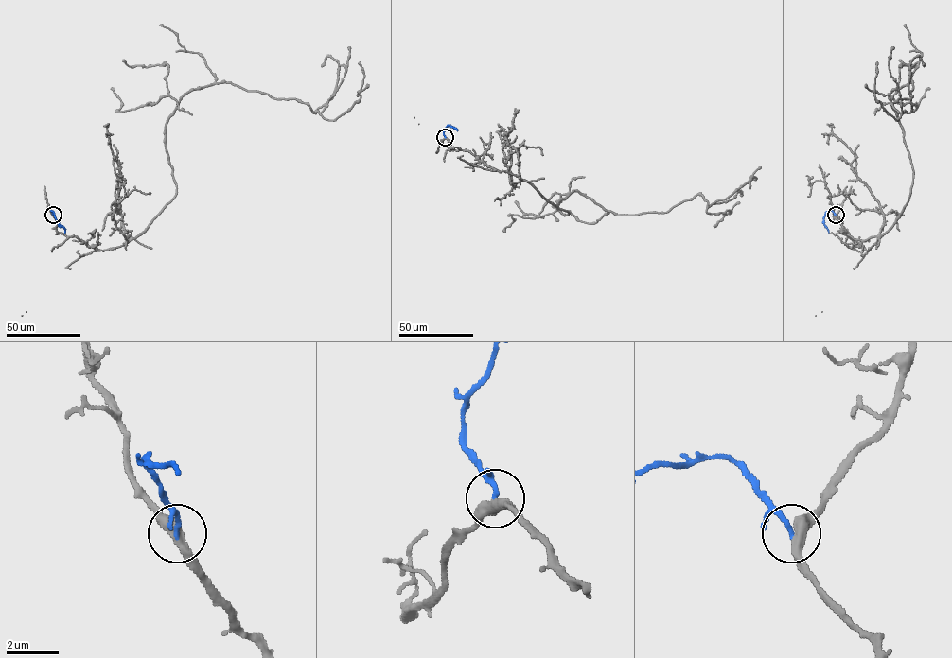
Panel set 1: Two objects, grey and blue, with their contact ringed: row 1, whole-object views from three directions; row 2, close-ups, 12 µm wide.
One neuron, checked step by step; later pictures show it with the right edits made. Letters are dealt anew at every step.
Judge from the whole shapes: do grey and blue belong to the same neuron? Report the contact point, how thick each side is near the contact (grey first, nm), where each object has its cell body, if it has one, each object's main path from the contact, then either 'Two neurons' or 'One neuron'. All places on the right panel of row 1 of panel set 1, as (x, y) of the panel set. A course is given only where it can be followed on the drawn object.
Place: (836, 215). Thickness 400 nm (grey) against 180 nm. Soma of grey: none. Soma of blue: none. Course of grey: (836, 215), (869, 250), (910, 194), (889, 95), (912, 82), (896, 120), (875, 98), (877, 61). Course of blue: (836, 215), (832, 211), (825, 215), (823, 224), (829, 232). One neuron

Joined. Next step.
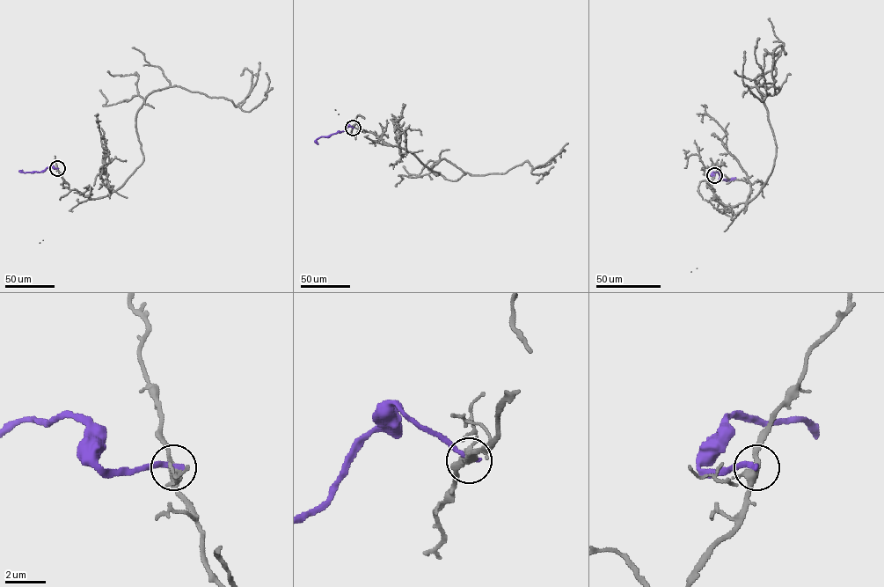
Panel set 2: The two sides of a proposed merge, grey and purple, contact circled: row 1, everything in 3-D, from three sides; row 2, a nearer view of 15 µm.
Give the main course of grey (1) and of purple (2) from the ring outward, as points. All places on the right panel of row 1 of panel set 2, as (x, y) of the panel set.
1: (714, 175), (737, 215), (774, 166), (755, 79), (776, 69), (762, 101), (743, 83), (745, 51)
2: (714, 175), (712, 173), (718, 172), (719, 179), (726, 180), (735, 178)

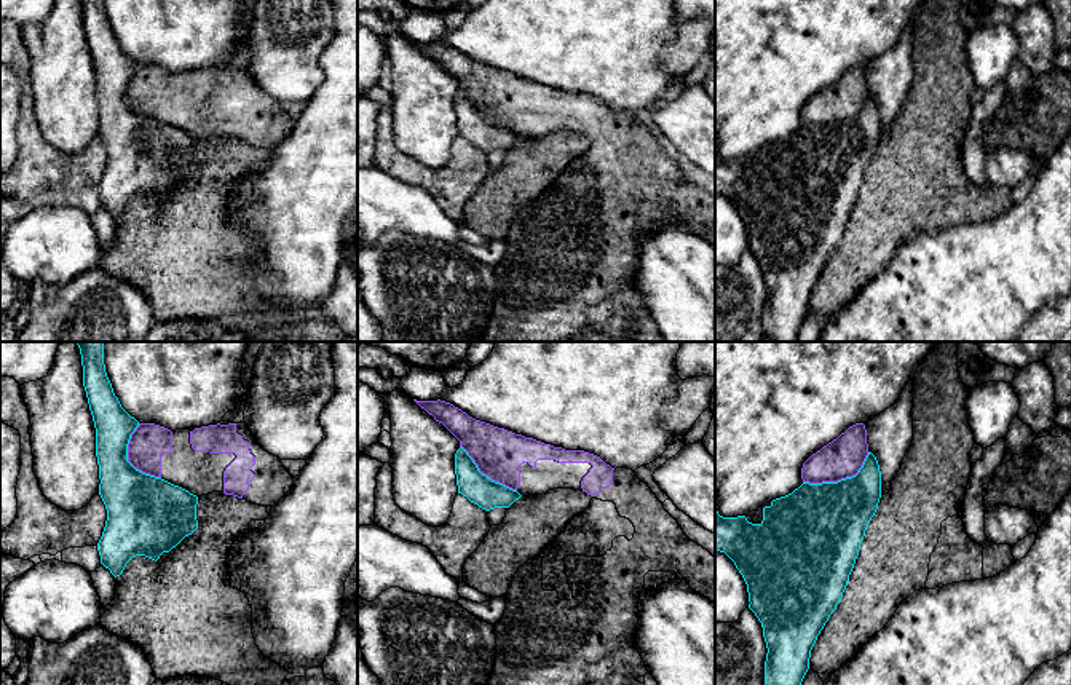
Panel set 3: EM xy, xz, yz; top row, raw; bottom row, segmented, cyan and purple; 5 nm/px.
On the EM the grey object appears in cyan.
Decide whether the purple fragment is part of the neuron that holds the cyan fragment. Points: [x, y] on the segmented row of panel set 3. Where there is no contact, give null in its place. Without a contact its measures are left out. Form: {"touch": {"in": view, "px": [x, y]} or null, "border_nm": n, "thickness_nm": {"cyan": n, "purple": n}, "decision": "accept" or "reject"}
{"touch": {"in": "yz", "px": [841, 479]}, "border_nm": 360, "thickness_nm": {"cyan": 420, "purple": 200}, "decision": "reject"}

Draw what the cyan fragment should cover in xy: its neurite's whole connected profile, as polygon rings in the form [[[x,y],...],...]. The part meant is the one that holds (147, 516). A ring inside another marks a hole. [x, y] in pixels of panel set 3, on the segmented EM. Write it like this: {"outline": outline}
{"outline": [[[77,342],[83,366],[83,386],[96,428],[96,457],[99,465],[99,495],[107,521],[97,543],[101,564],[117,578],[136,556],[158,560],[198,529],[198,497],[161,477],[136,469],[128,461],[128,444],[139,422],[131,417],[113,393],[104,364],[104,342]]]}

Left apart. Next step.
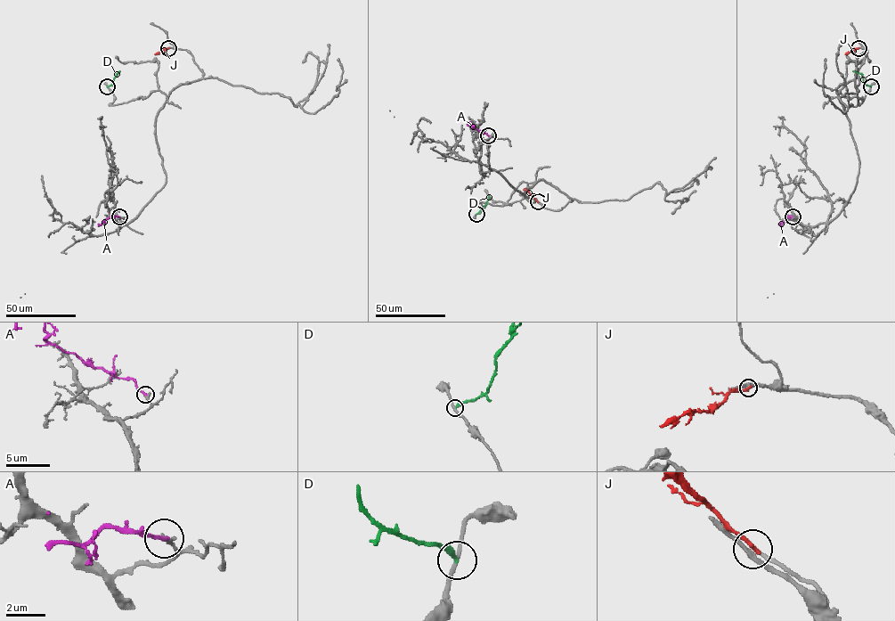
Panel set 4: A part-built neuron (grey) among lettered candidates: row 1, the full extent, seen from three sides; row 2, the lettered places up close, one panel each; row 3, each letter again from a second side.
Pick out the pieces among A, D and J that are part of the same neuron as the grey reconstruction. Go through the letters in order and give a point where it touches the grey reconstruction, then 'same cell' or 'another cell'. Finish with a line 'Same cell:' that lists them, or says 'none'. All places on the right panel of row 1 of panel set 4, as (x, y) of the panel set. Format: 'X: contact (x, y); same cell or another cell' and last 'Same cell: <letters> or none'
A: contact (793, 216); another cell
D: contact (871, 86); another cell
J: contact (858, 48); another cell
Same cell: none

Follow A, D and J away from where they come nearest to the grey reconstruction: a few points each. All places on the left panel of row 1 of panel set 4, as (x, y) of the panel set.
A: (119, 216), (109, 216), (98, 226)
D: (107, 86), (119, 71)
J: (168, 48), (155, 54)

